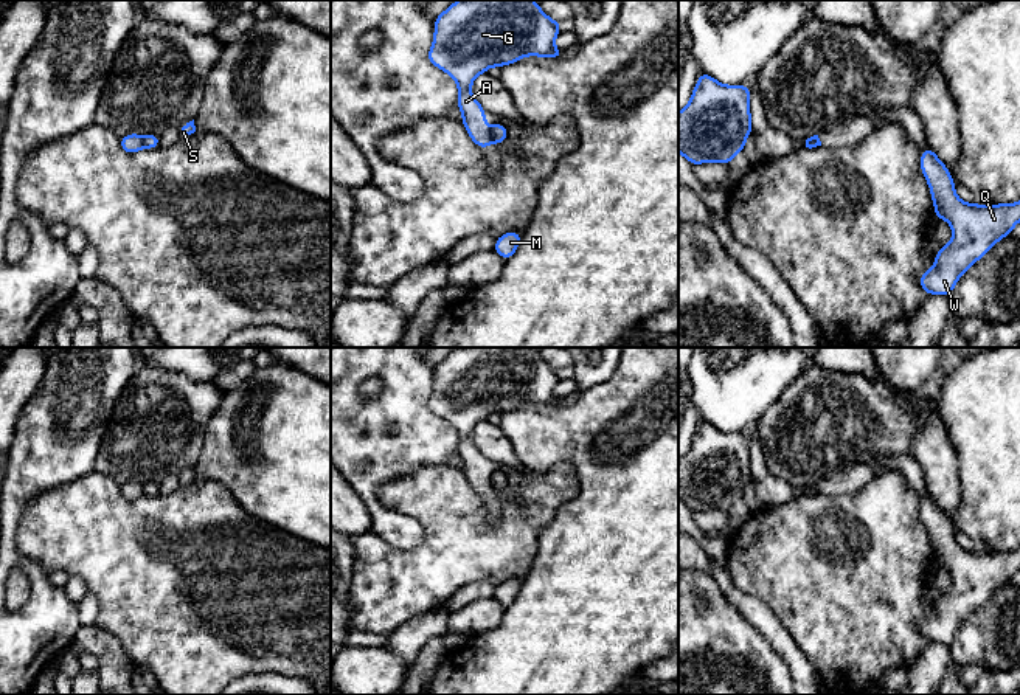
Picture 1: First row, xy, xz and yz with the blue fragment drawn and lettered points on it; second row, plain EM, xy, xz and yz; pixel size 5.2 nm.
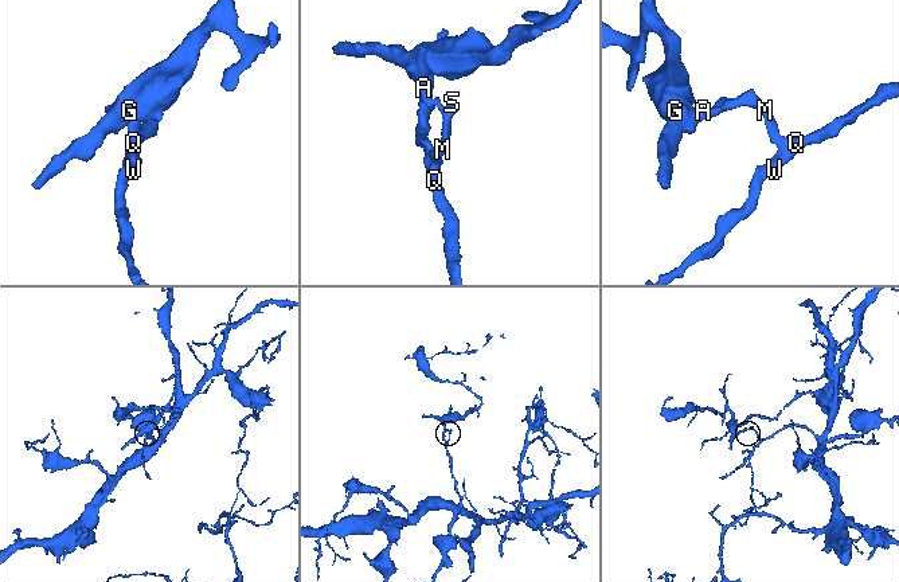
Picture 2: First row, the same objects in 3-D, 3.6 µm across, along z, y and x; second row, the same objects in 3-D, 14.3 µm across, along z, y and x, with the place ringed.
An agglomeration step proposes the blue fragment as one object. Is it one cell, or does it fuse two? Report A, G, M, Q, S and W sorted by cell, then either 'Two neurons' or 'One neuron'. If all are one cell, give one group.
Groups: A G / M Q S W. Two neurons

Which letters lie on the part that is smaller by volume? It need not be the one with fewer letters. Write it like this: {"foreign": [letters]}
{"foreign": ["A", "G"]}

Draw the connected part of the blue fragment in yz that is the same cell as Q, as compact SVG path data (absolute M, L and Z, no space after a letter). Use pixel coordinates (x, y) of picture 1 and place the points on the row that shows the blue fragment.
M928 146L921 152L921 171L930 186L935 216L950 223L953 237L947 245L939 248L935 256L935 267L919 278L919 285L928 295L950 296L963 273L981 259L1000 239L1006 237L1020 222L1020 200L1011 205L995 203L992 206L964 203L955 192L955 182L949 169Z

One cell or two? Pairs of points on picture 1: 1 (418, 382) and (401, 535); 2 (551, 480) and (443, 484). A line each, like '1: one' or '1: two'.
1: one
2: one

